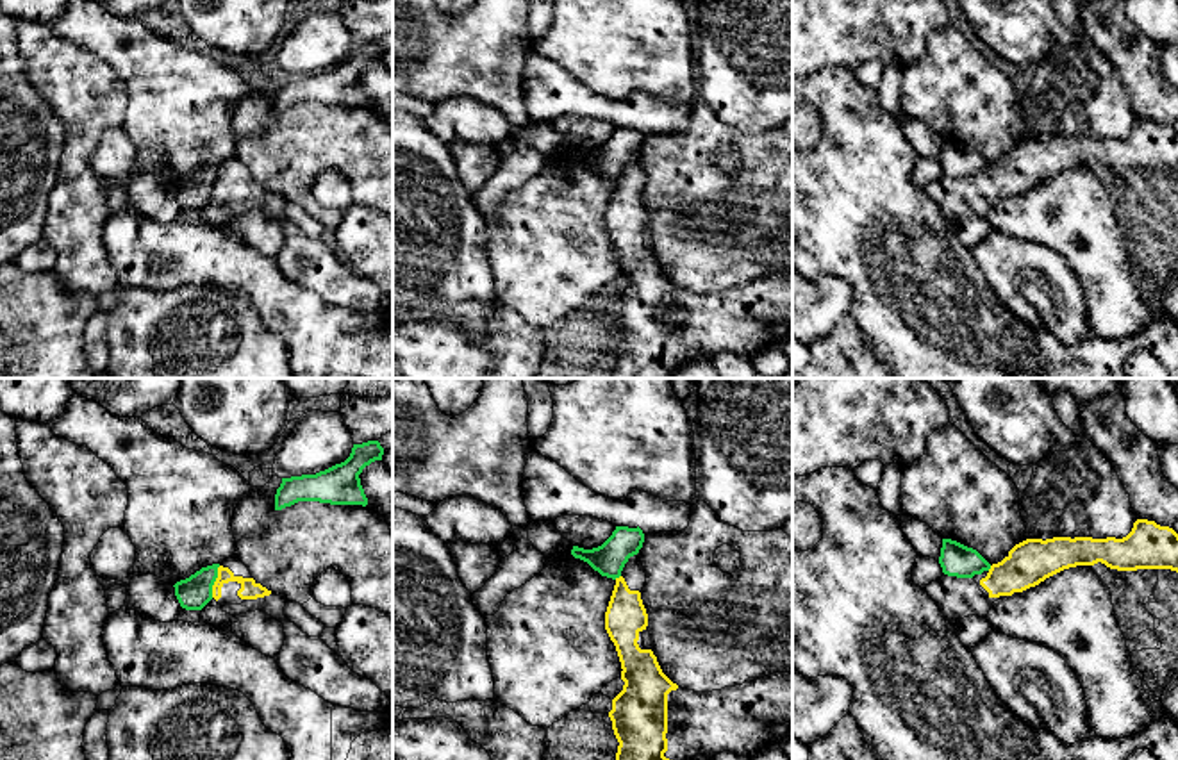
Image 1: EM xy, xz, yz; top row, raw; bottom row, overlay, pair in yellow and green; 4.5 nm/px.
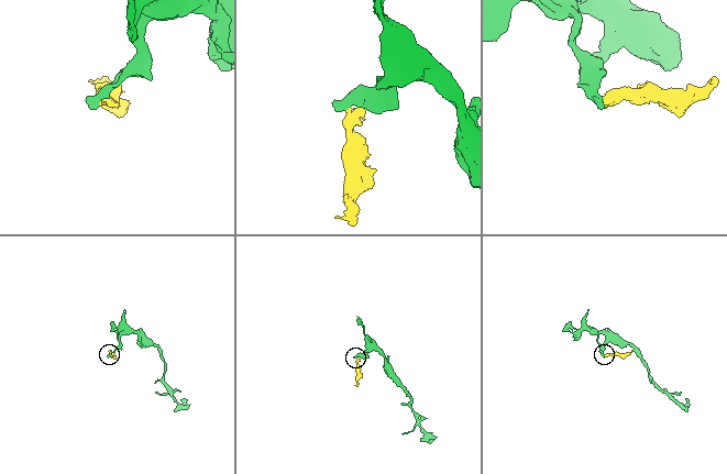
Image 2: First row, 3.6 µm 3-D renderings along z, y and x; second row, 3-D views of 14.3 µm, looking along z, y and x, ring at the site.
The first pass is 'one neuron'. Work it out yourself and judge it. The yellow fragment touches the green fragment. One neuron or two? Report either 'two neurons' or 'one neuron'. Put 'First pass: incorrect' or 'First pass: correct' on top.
First pass: incorrect
two neurons

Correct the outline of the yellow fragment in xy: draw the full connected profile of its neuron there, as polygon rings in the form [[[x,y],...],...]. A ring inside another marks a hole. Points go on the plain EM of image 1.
[[[236,155],[220,164],[212,198],[230,216],[264,211],[284,225],[286,241],[275,262],[289,280],[311,289],[336,307],[361,312],[386,310],[387,294],[371,280],[355,275],[343,257],[319,237],[309,237],[291,223],[284,216],[287,202],[257,184]]]

